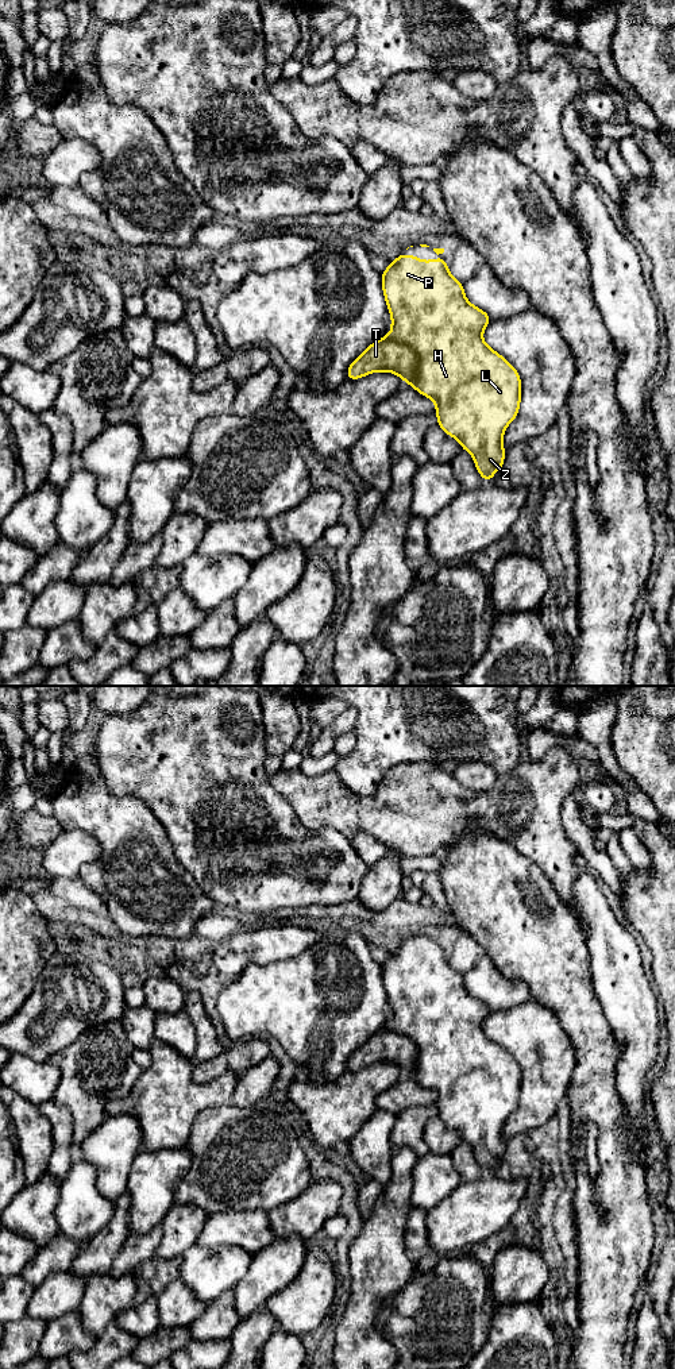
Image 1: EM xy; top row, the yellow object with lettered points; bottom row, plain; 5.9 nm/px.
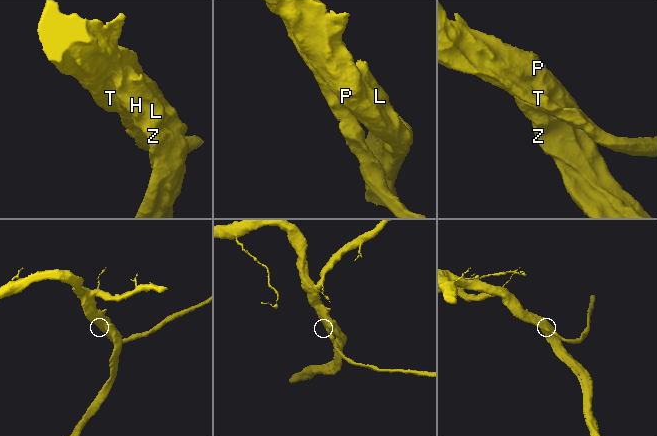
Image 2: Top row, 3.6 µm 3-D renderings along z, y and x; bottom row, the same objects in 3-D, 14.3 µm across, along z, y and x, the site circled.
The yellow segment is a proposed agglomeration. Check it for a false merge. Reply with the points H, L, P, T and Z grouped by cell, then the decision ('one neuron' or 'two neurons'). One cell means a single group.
groups H L P T Z; one neuron

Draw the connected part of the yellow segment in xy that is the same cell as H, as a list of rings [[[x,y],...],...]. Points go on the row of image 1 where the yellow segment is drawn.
[[[401,254],[392,261],[381,278],[392,315],[392,331],[369,346],[350,365],[347,379],[355,381],[375,371],[400,375],[414,390],[435,401],[437,425],[460,441],[462,450],[472,455],[475,467],[485,482],[491,482],[494,473],[504,468],[502,436],[509,423],[518,414],[521,379],[517,370],[483,342],[482,332],[491,321],[490,316],[467,301],[463,284],[451,277],[446,258],[418,261],[416,255]]]

